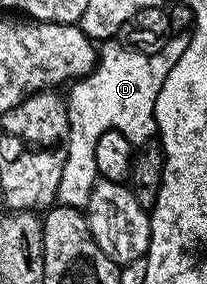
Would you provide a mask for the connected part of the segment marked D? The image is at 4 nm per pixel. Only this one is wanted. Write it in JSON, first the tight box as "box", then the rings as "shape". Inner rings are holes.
{"box":[56,32,190,208],"shape":[[[190,32],[174,33],[161,52],[149,55],[132,50],[116,38],[98,46],[95,68],[86,79],[72,82],[68,88],[69,93],[65,95],[70,135],[56,197],[60,204],[71,208],[86,208],[92,187],[99,179],[96,171],[96,147],[98,139],[105,131],[118,130],[135,147],[156,136],[157,97],[169,77],[169,72],[177,65],[190,42]]]}

